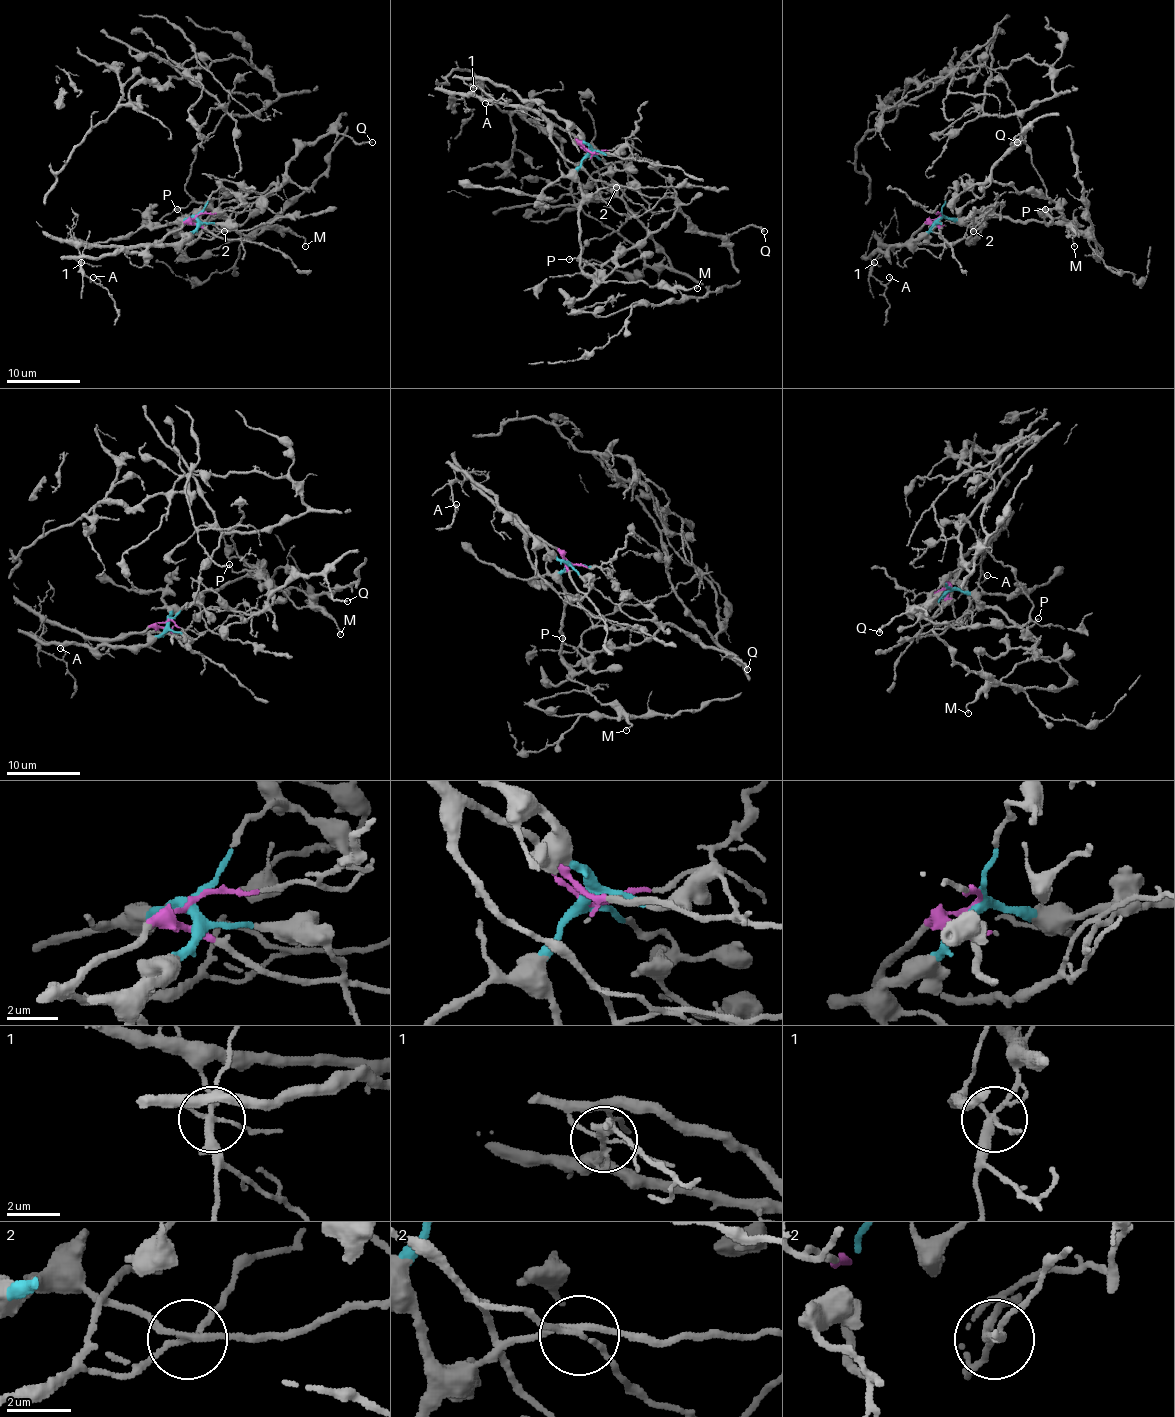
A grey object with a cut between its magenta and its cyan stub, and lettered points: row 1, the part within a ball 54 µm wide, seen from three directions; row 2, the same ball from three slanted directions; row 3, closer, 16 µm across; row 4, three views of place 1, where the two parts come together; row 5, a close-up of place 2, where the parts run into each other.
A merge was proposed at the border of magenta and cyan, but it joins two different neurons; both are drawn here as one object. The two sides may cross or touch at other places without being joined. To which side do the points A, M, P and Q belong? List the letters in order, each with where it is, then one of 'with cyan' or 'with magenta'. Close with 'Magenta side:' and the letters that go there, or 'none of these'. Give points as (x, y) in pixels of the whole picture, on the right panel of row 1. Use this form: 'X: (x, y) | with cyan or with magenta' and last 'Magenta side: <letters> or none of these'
A: (889, 277) | with magenta
M: (1074, 246) | with cyan
P: (1045, 209) | with cyan
Q: (1017, 142) | with magenta
Magenta side: A, Q

